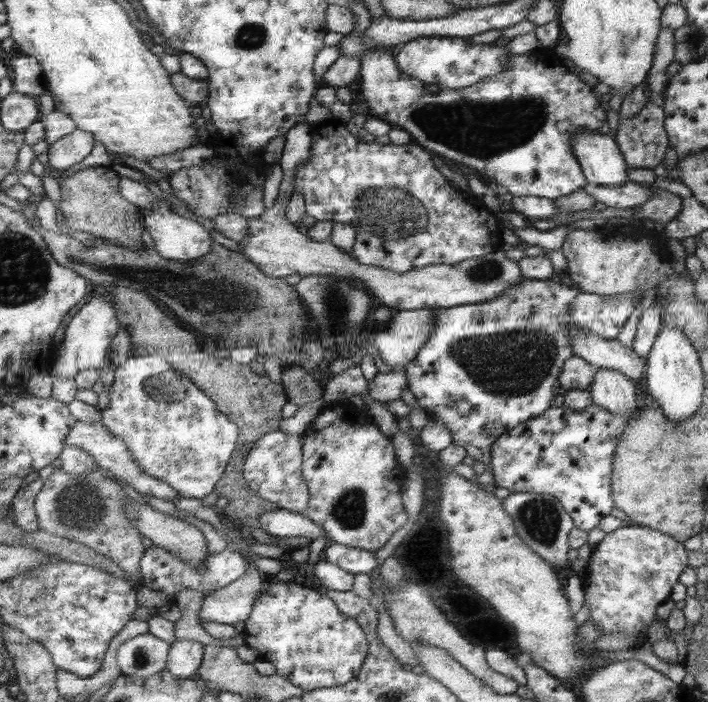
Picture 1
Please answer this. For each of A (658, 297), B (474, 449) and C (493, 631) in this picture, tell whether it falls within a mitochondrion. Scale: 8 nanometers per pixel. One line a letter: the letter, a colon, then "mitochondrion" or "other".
A: other
B: other
C: other

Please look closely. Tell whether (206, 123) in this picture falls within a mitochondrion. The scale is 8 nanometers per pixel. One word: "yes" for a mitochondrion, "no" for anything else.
no

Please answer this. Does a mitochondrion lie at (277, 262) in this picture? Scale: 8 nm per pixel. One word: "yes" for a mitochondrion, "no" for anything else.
no

